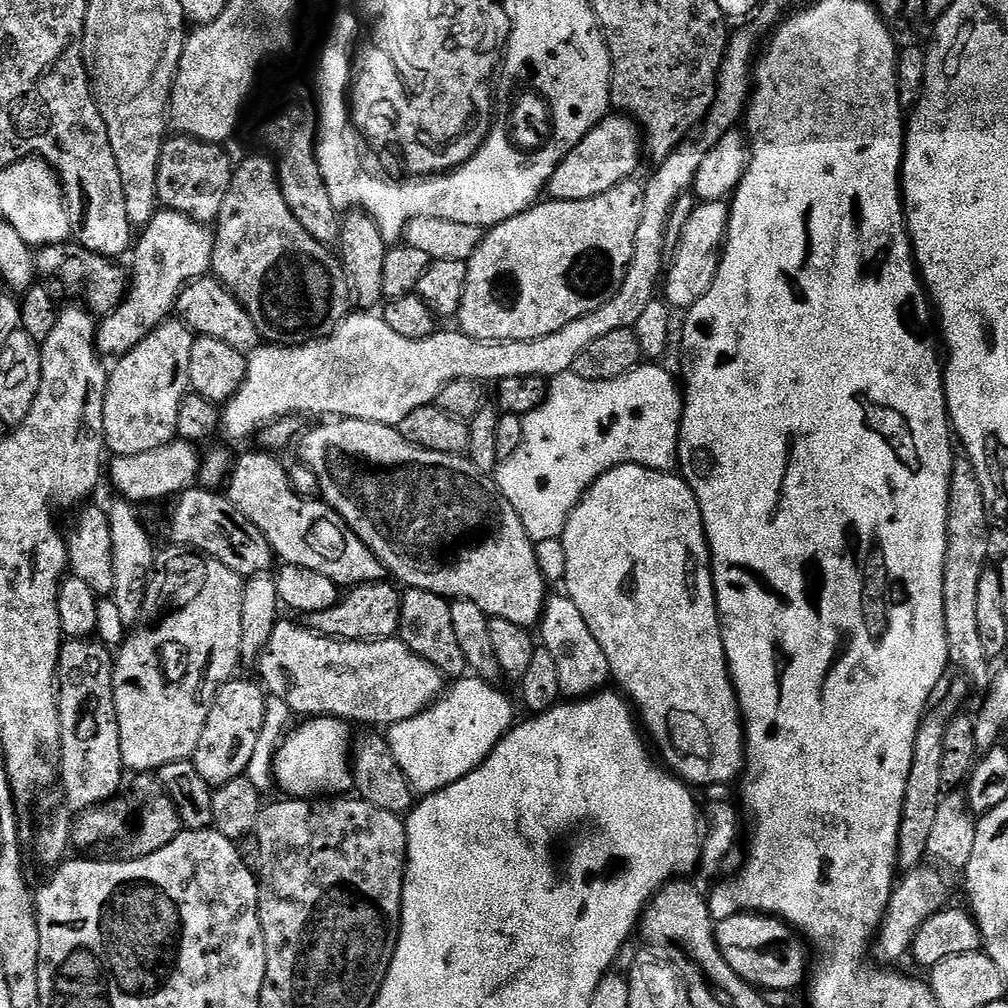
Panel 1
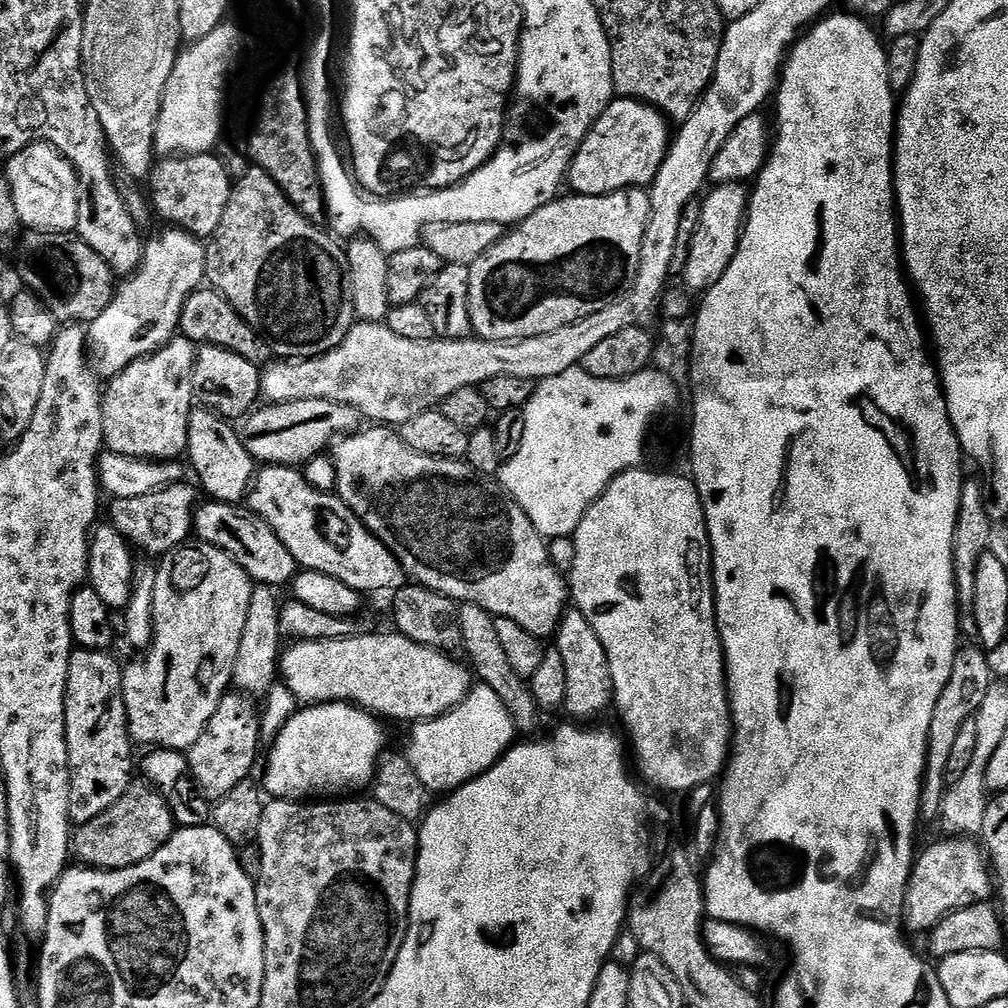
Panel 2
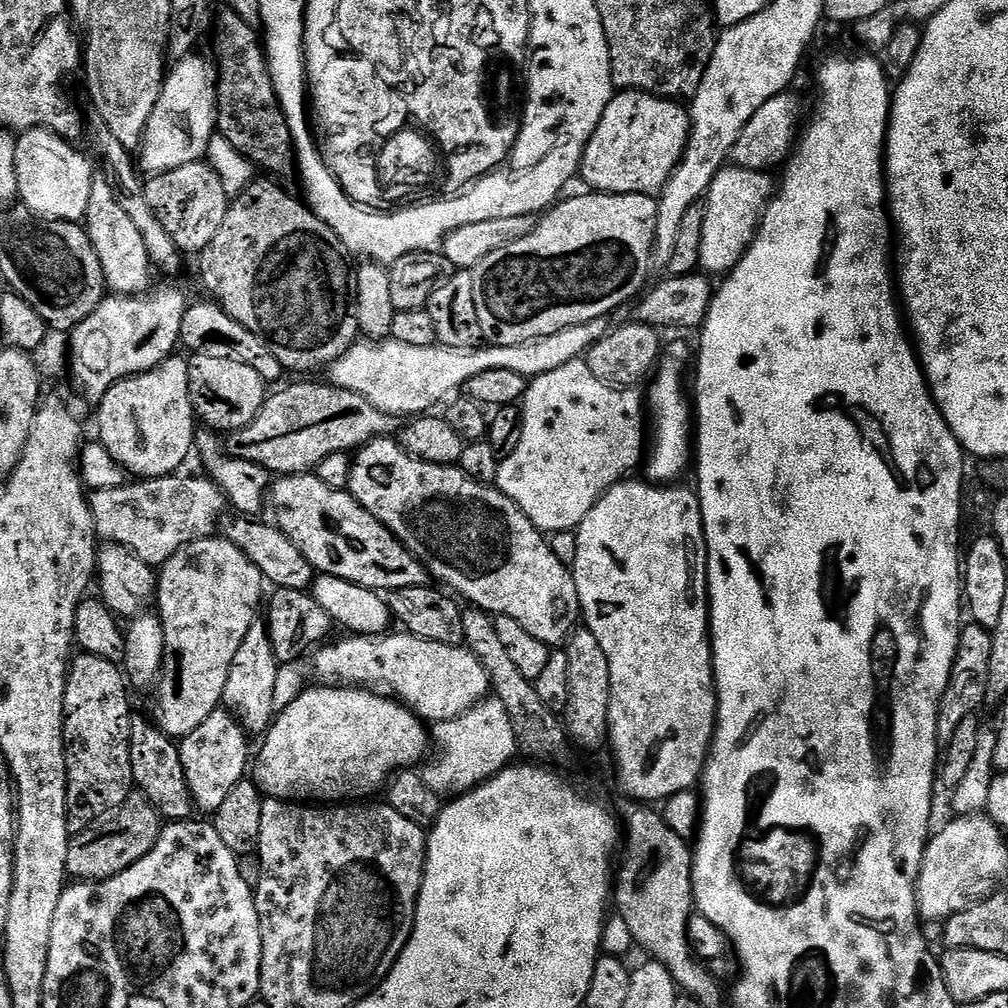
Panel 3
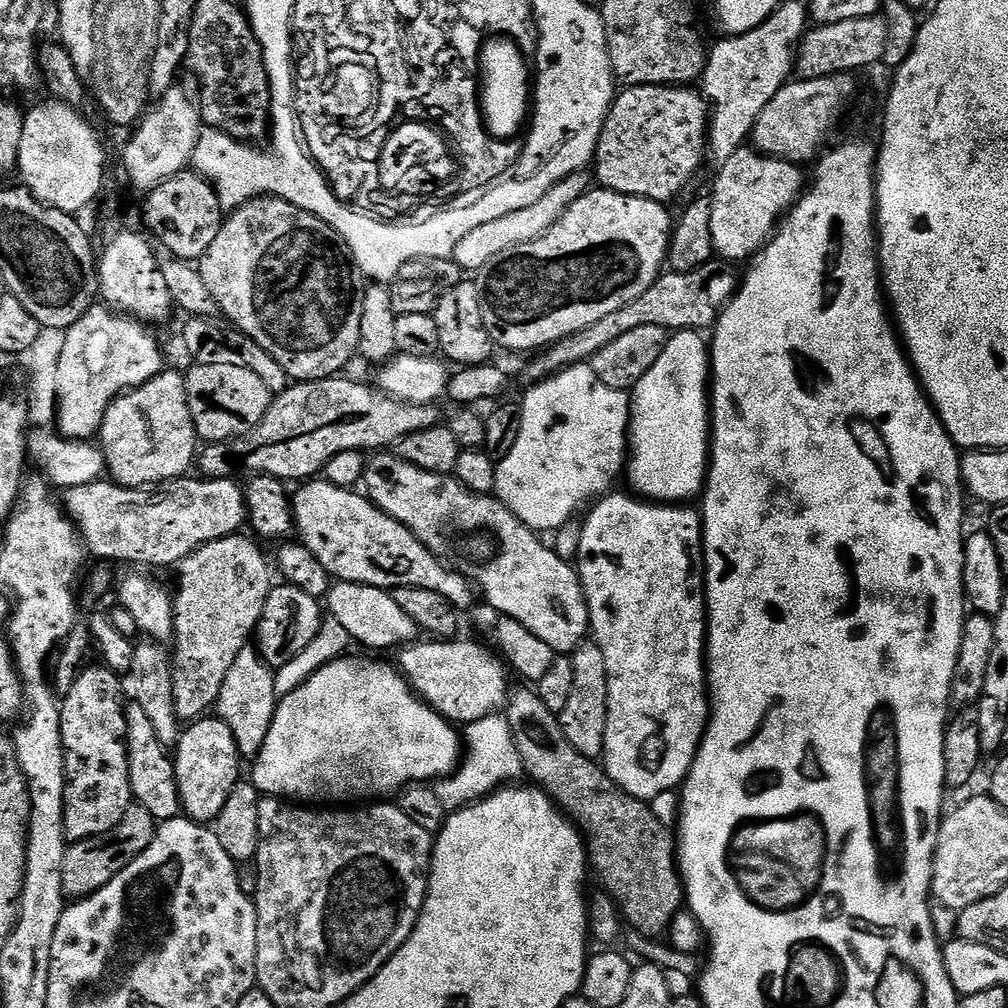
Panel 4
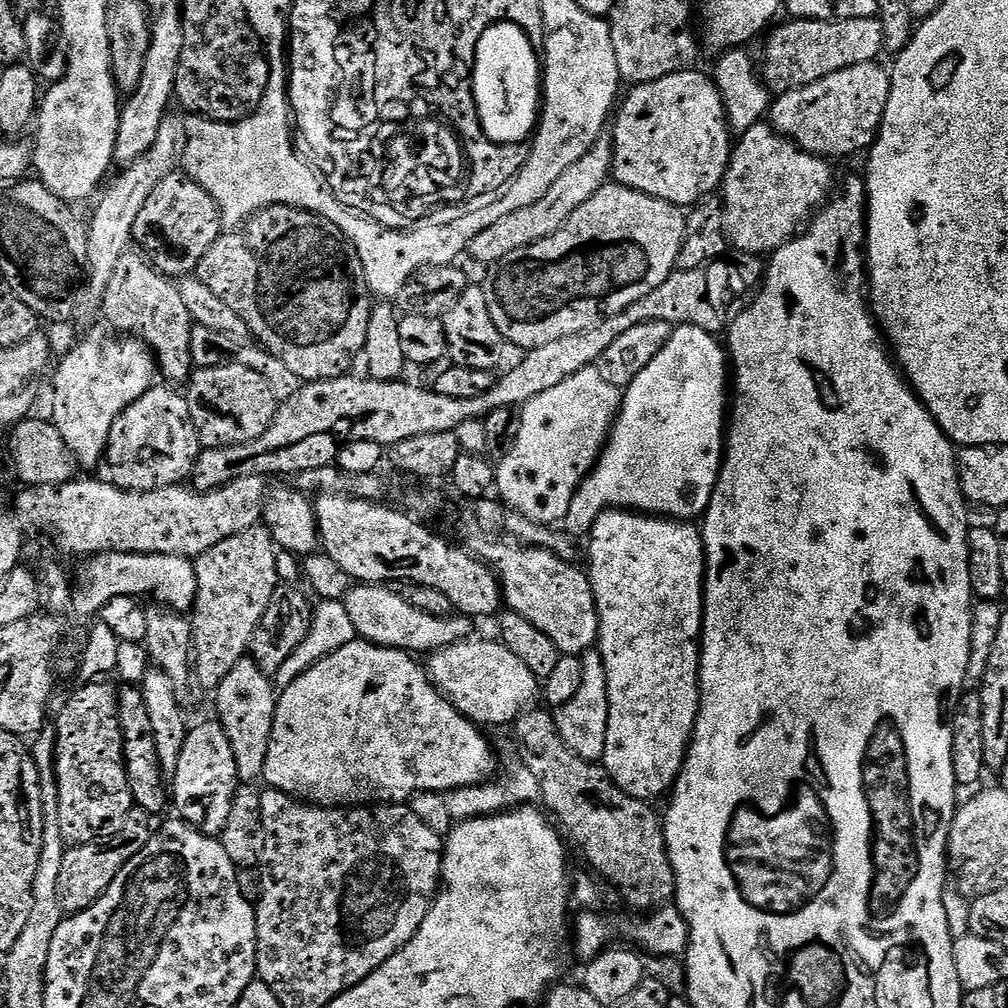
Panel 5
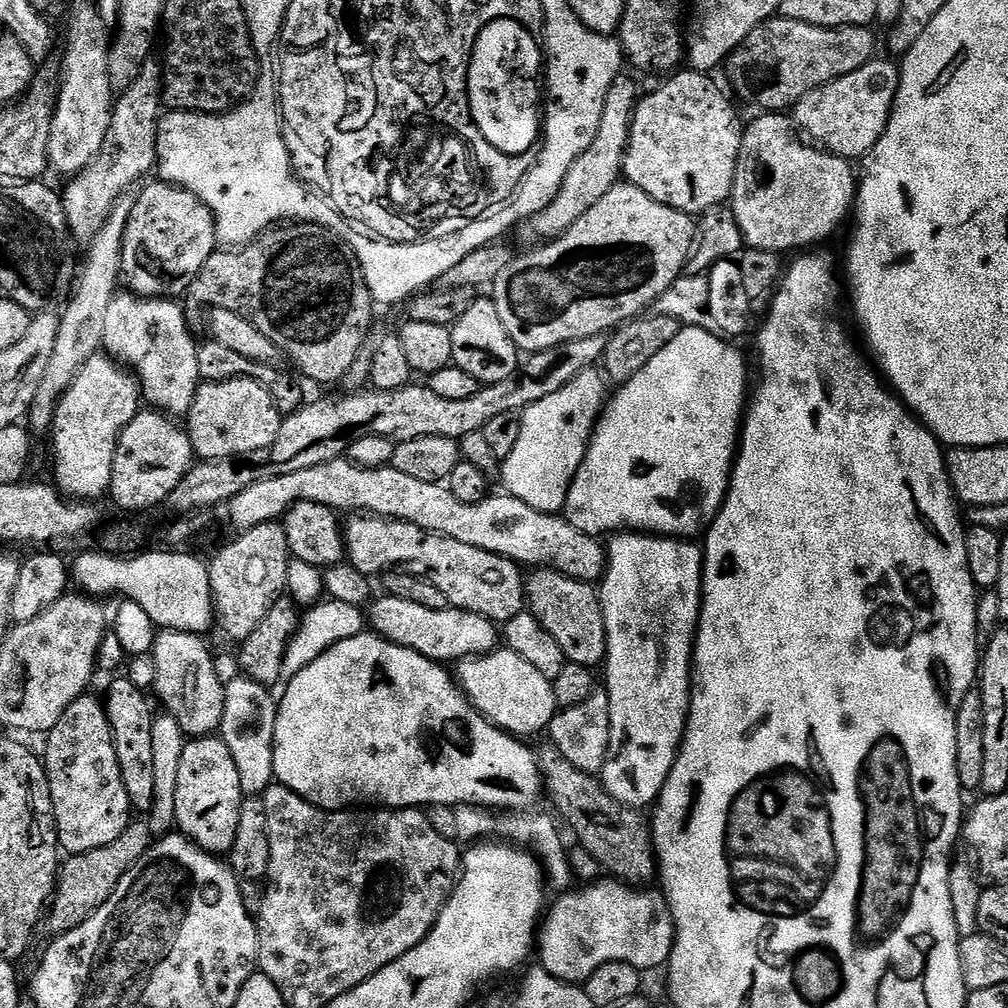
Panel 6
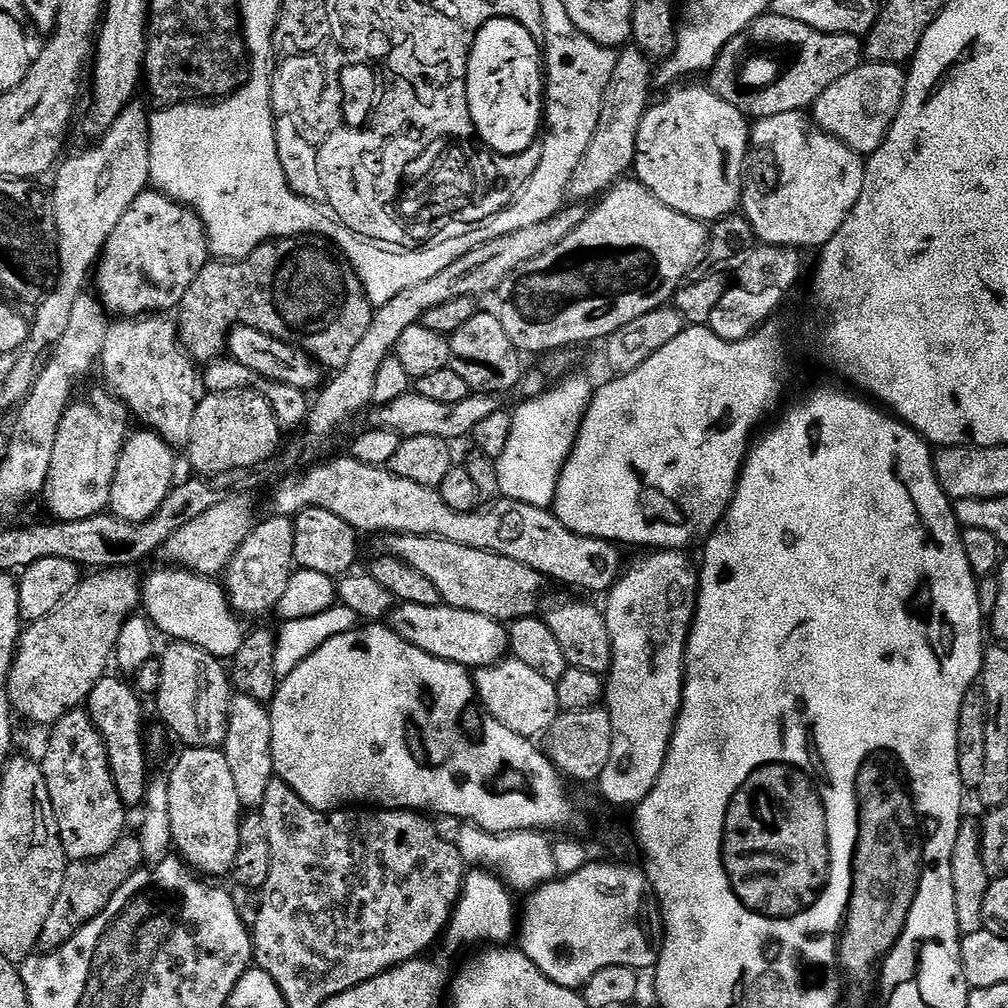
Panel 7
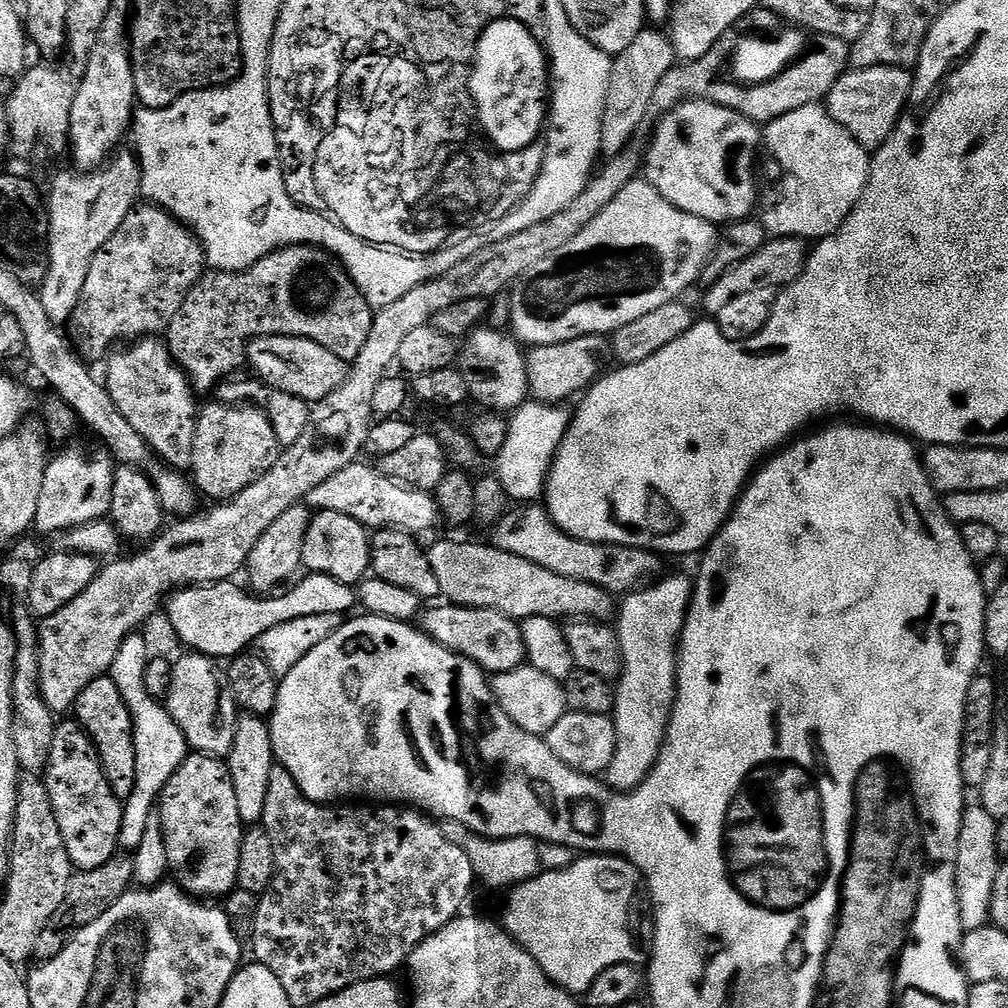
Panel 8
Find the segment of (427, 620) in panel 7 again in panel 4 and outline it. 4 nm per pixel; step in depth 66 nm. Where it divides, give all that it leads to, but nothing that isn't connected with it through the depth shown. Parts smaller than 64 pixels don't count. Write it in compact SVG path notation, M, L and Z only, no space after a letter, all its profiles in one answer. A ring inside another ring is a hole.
M333 583L328 589L326 608L335 619L342 622L342 626L346 626L346 634L350 634L357 645L395 649L397 646L407 646L417 639L418 627L414 618L410 618L410 614L406 614L406 610L402 610L402 606L394 602L391 591L383 588L365 584Z

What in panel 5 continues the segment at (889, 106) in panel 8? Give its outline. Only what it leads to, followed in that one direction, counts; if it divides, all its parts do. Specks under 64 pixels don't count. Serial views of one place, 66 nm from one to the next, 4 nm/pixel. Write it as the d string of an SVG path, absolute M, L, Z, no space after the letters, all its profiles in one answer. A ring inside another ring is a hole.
M862 62L862 66L850 66L792 92L779 93L770 104L770 123L801 152L812 156L833 158L852 156L855 152L864 154L880 133L891 85L887 67L883 68L880 62Z

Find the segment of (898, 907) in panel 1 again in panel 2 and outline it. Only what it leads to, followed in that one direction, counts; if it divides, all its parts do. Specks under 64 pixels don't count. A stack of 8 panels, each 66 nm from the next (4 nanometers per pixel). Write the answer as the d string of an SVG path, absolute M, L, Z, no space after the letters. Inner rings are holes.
M972 838L943 839L915 857L912 877L904 895L904 923L909 933L927 934L950 912L993 899L994 876L981 845Z

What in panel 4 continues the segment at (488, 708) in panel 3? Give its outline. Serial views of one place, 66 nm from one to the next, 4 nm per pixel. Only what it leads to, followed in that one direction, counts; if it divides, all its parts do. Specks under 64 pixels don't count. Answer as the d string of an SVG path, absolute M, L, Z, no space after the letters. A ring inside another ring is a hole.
M507 715L487 716L478 722L467 725L462 736L466 745L466 755L461 759L451 776L441 779L438 791L446 806L467 806L476 804L492 795L501 786L516 782L525 775L518 746L514 746L514 734L510 730Z

